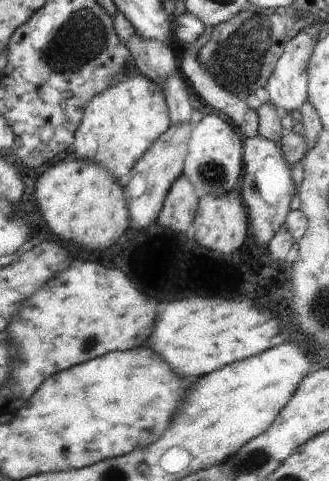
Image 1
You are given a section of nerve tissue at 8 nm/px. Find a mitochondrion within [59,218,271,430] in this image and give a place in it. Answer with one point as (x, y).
(91, 341)

